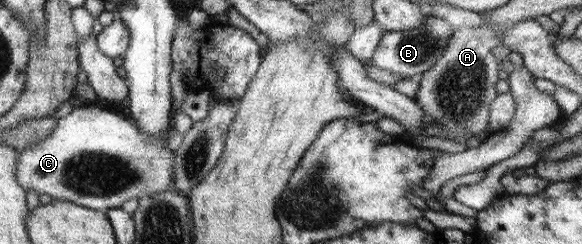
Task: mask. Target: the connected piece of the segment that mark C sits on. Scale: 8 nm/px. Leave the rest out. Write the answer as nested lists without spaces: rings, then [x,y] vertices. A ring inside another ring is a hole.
[[[96,104],[86,105],[82,108],[74,108],[67,116],[58,119],[56,126],[53,128],[48,138],[39,140],[36,144],[28,148],[21,148],[17,150],[18,158],[16,167],[16,178],[19,183],[24,187],[24,192],[34,190],[38,196],[42,194],[49,194],[52,200],[64,200],[64,202],[74,202],[78,206],[84,206],[98,212],[106,212],[124,206],[124,202],[132,200],[132,198],[150,197],[154,194],[164,192],[173,188],[175,184],[175,152],[168,147],[165,143],[153,143],[147,134],[144,134],[134,120],[121,116],[108,109],[97,107]]]

